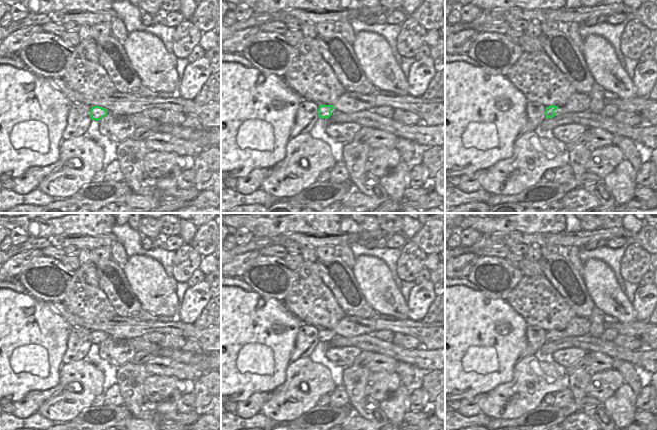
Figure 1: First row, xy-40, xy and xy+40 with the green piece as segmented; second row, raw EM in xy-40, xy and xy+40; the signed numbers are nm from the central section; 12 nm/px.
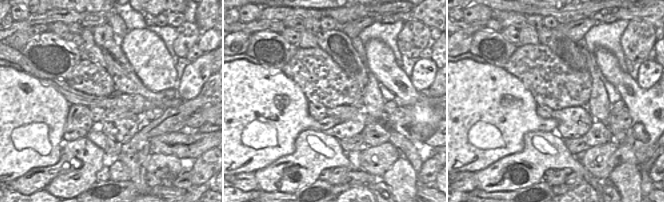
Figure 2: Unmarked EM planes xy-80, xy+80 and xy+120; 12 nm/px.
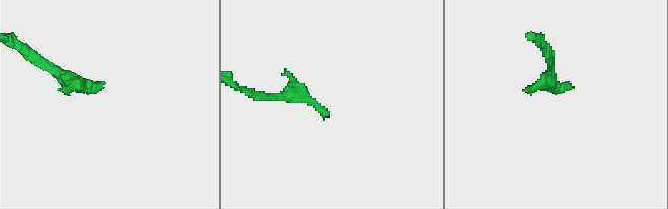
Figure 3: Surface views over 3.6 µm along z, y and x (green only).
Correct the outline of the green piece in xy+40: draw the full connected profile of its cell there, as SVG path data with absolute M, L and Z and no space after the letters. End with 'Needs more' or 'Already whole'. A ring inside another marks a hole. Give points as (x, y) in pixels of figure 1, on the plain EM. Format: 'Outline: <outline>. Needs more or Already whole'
Outline: M555 329L547 331L546 335L545 335L546 342L557 341L557 340L560 340L560 339L565 338L565 337L570 337L570 336L568 336L564 332L564 330L558 331L558 330L555 330Z. Needs more

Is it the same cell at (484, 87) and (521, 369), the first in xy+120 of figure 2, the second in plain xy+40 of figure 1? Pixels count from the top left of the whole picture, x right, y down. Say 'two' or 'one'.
two

